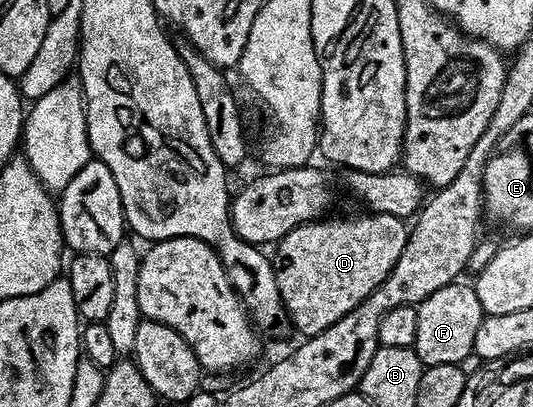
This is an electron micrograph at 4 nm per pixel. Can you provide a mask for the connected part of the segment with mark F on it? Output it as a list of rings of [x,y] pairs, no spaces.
[[[455,283],[440,287],[440,291],[432,291],[432,295],[428,295],[428,299],[424,299],[416,306],[418,311],[416,315],[416,339],[412,348],[416,351],[418,358],[422,360],[423,366],[439,365],[440,363],[462,365],[465,362],[465,357],[469,358],[473,354],[476,330],[480,327],[484,314],[473,284],[462,284]]]

